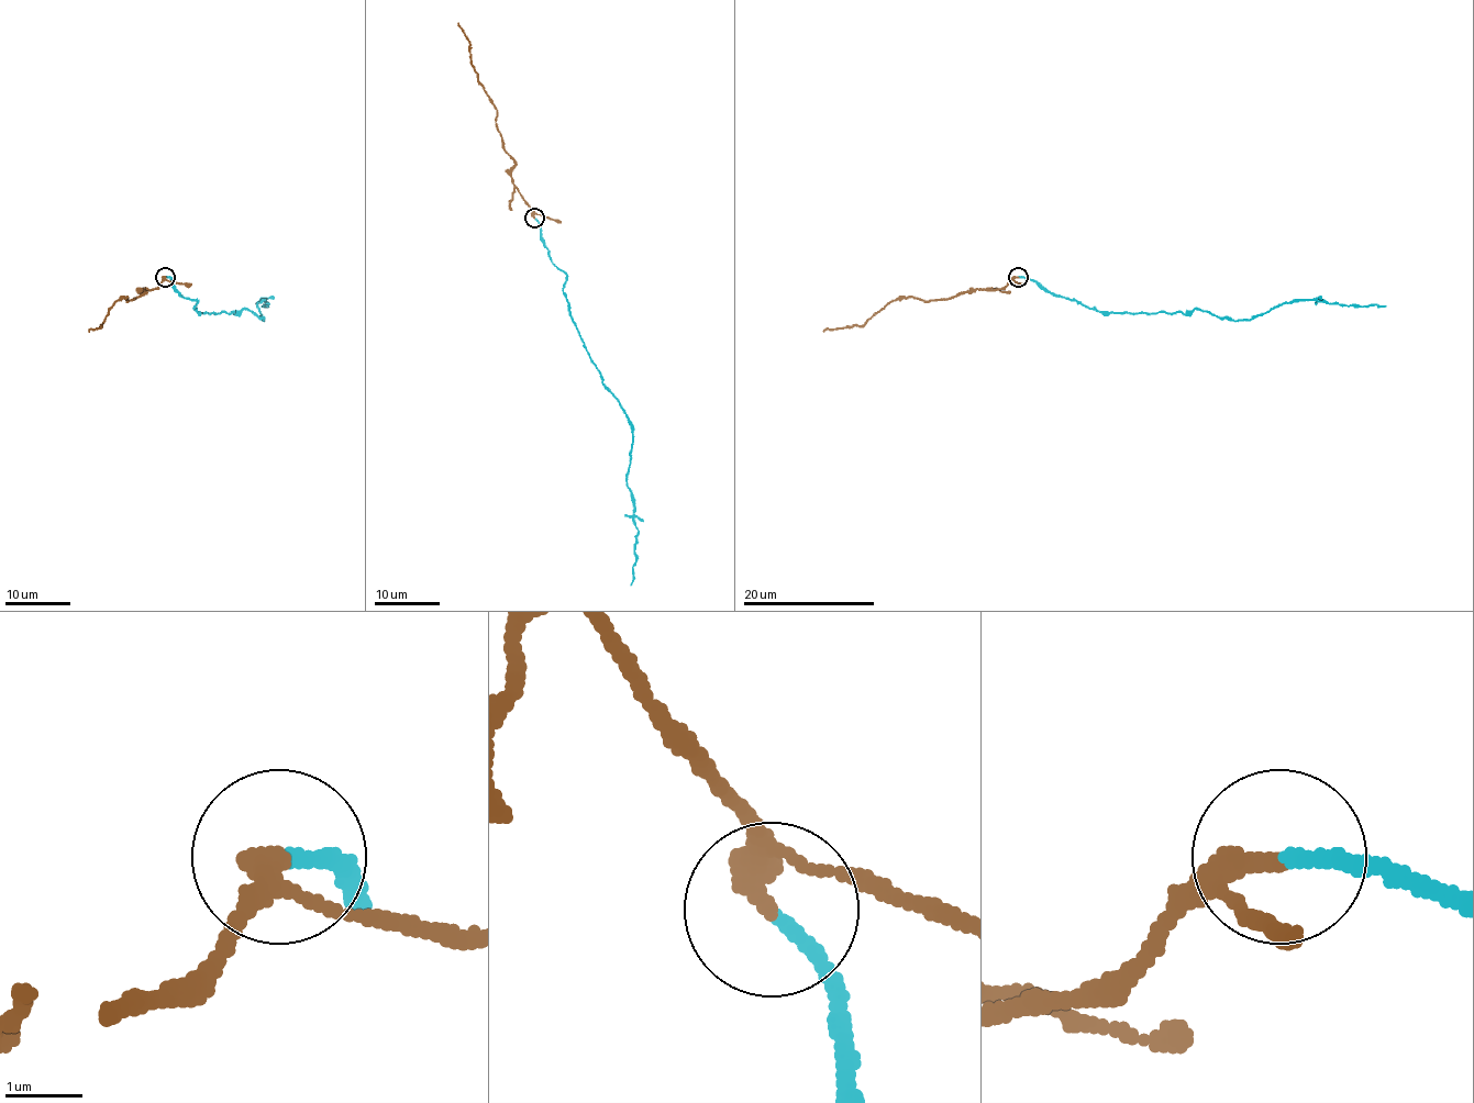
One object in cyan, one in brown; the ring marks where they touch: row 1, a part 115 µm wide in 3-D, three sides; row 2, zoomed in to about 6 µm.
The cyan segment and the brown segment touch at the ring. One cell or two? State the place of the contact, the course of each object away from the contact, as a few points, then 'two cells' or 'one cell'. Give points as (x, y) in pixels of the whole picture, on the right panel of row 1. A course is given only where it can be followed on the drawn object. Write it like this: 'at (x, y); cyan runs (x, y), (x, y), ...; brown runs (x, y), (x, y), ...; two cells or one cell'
at (1018, 277); cyan runs (1018, 276), (1103, 312), (1186, 314), (1196, 309), (1229, 319), (1252, 319), (1285, 302), (1305, 299), (1385, 305); brown runs (1018, 276), (1001, 288), (961, 291), (948, 299), (898, 298), (864, 324), (822, 331); two cells

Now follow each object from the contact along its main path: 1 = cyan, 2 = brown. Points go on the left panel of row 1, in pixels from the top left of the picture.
1: (165, 276), (180, 294), (197, 301), (198, 312), (243, 309), (263, 319), (257, 302), (269, 302), (261, 305)
2: (165, 276), (134, 299), (121, 298), (99, 327), (88, 331)

